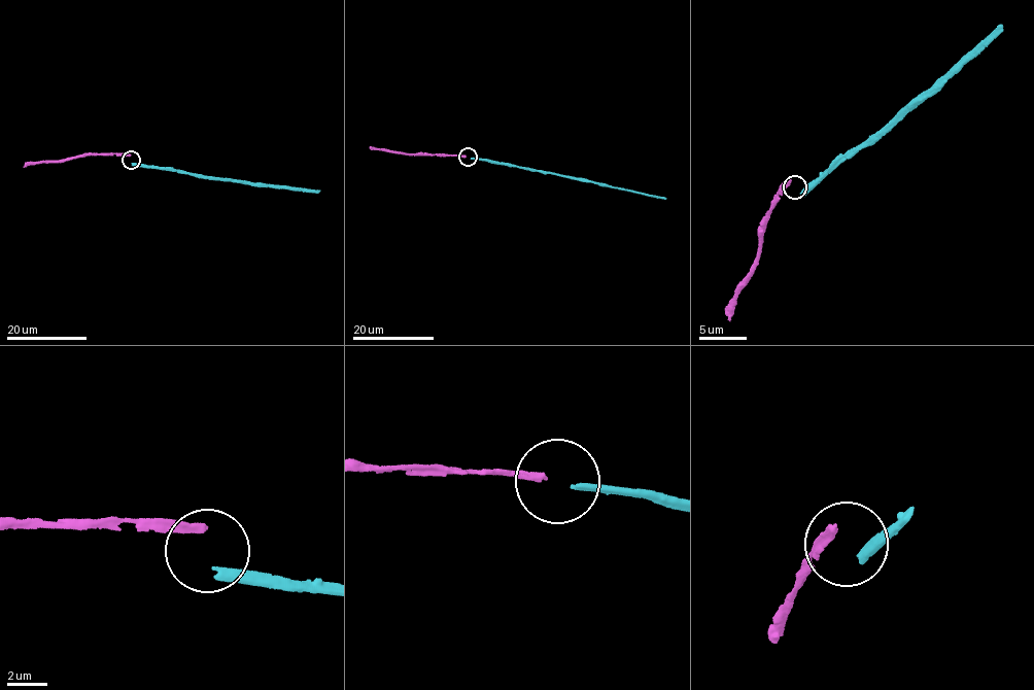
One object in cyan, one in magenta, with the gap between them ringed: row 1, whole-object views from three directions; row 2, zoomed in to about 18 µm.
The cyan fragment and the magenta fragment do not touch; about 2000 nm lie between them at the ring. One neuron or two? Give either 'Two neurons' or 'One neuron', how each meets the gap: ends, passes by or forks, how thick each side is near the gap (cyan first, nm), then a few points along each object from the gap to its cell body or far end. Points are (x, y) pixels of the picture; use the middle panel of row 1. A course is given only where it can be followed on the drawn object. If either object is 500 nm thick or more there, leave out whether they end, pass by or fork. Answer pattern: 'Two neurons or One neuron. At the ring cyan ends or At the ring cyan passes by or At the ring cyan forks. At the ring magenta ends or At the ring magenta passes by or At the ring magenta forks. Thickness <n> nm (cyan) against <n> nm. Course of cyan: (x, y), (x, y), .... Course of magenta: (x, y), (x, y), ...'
Two neurons. At the ring cyan ends. At the ring magenta ends. Thickness 340 nm (cyan) against 400 nm. Course of cyan: (471, 158), (666, 199). Course of magenta: (466, 157), (407, 154), (370, 148)

